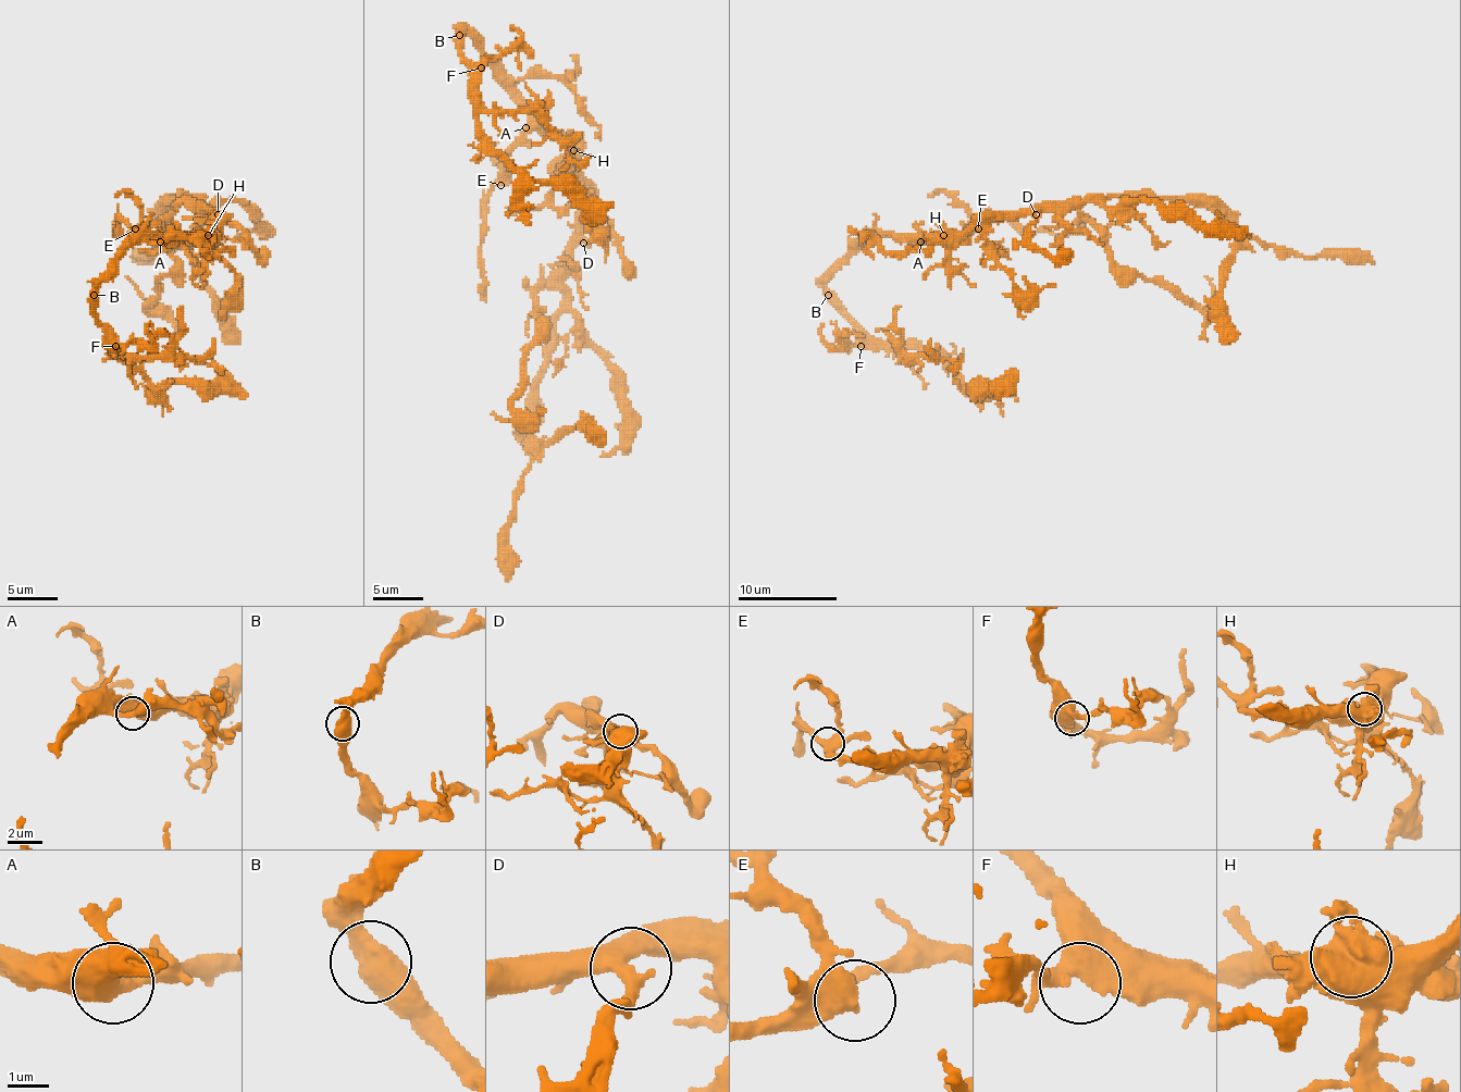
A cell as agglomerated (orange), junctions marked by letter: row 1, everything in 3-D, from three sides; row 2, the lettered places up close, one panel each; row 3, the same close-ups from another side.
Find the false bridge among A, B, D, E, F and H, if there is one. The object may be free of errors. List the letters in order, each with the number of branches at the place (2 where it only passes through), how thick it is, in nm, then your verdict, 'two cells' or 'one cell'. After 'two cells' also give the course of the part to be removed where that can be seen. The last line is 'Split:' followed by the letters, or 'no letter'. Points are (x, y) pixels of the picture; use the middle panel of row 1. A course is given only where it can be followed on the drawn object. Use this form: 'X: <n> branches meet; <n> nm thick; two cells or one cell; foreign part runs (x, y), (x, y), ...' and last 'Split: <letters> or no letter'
A: 2 branches meet; 480 nm thick; one cell
B: 2 branches meet; 600 nm thick; one cell
D: 2 branches meet; 440 nm thick; one cell
E: 2 branches meet; 500 nm thick; one cell
F: 2 branches meet; 550 nm thick; one cell
H: 2 branches meet; 850 nm thick; one cell
Split: no letter

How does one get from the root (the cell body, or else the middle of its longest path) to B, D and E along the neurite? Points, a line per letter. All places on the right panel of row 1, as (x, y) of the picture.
B: (945, 236), (880, 234), (874, 242), (866, 242), (826, 282), (828, 294)
D: (945, 236), (982, 226), (993, 216), (1036, 214)
E: (945, 236), (926, 236), (923, 242), (938, 242), (978, 228)

